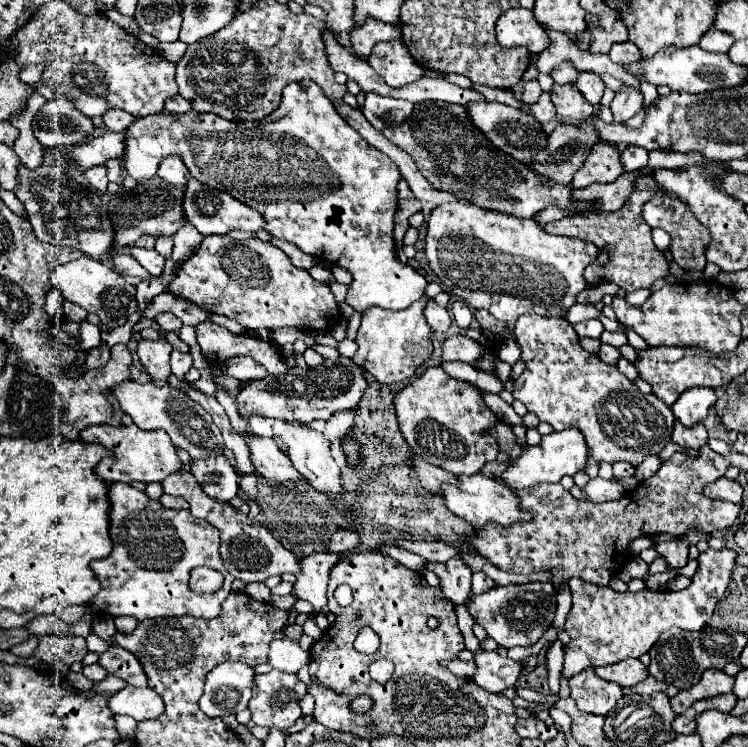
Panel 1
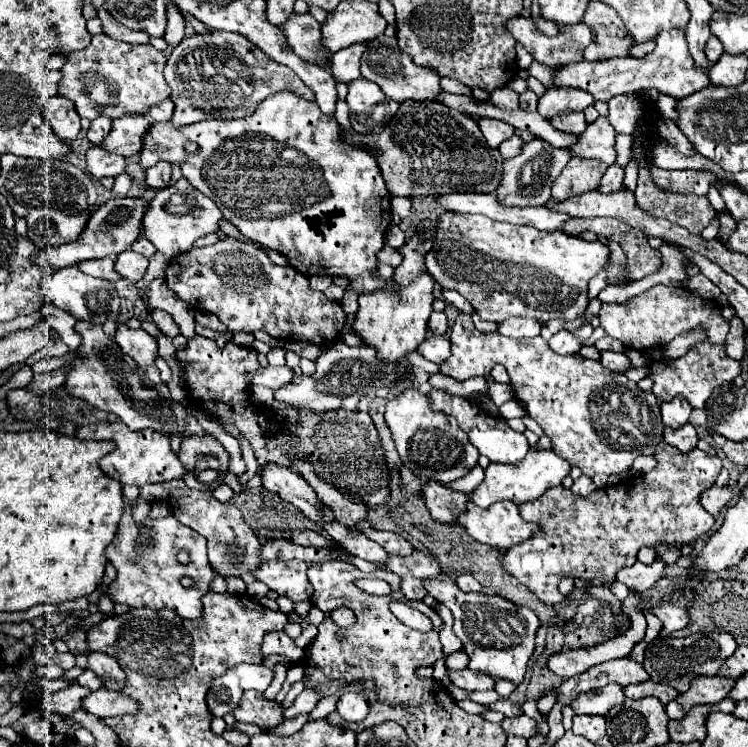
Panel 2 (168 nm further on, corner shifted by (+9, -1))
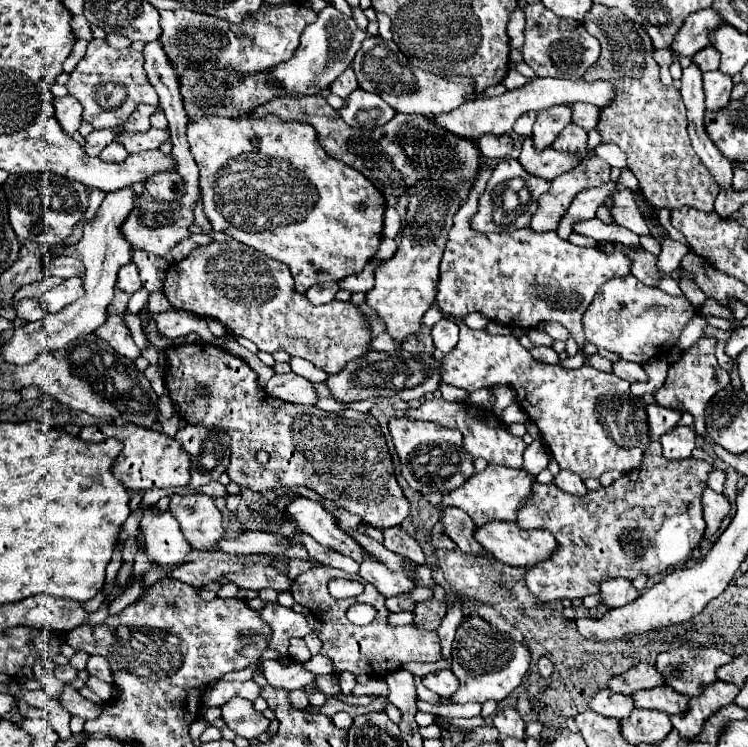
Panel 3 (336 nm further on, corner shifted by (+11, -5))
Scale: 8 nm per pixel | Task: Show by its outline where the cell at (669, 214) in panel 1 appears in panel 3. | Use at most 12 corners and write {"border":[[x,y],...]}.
{"border":[[605,5],[585,79],[617,87],[601,143],[655,209],[713,211],[721,187],[689,143],[681,93],[645,29]]}

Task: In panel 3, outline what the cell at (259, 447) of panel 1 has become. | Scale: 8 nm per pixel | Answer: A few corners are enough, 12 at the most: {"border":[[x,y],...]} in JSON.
{"border":[[299,497],[289,517],[315,541],[357,563],[369,553],[321,503]]}

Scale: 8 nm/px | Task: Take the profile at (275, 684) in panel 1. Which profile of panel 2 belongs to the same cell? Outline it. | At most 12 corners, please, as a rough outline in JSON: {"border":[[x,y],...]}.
{"border":[[245,691],[233,715],[261,729],[283,723],[283,705]]}

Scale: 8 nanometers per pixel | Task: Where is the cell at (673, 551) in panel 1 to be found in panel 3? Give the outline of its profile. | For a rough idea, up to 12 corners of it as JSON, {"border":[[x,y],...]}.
{"border":[[607,579],[599,587],[601,605],[621,607],[639,595],[627,579]]}

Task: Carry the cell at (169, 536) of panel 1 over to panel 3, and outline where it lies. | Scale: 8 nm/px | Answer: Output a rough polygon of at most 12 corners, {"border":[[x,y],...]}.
{"border":[[143,511],[147,555],[175,567],[191,547],[171,511]]}

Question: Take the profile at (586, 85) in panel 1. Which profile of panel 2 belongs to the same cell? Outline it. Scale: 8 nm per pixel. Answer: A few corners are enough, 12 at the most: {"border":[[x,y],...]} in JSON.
{"border":[[575,87],[547,89],[537,111],[551,119],[565,111],[583,111],[593,103]]}

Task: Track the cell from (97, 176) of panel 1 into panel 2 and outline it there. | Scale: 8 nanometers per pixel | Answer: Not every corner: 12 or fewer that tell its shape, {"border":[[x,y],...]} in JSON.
{"border":[[89,147],[87,173],[95,179],[125,171],[125,157]]}

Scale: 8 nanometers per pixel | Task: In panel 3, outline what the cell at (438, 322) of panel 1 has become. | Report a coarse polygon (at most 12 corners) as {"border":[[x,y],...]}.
{"border":[[443,317],[431,329],[435,349],[451,353],[459,339],[459,327]]}

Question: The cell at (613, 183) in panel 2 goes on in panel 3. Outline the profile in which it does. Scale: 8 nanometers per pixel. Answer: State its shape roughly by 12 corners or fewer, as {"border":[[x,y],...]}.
{"border":[[613,181],[585,189],[565,211],[557,235],[573,233],[573,223],[595,217],[615,191]]}

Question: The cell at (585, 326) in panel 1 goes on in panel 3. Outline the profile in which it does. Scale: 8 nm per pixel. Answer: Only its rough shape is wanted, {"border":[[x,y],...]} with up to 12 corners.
{"border":[[533,347],[529,353],[541,363],[559,363],[551,347]]}

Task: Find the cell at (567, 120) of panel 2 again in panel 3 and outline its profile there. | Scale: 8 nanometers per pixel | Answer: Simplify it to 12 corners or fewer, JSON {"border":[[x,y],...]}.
{"border":[[569,123],[551,147],[571,153],[581,163],[587,157],[587,133]]}

